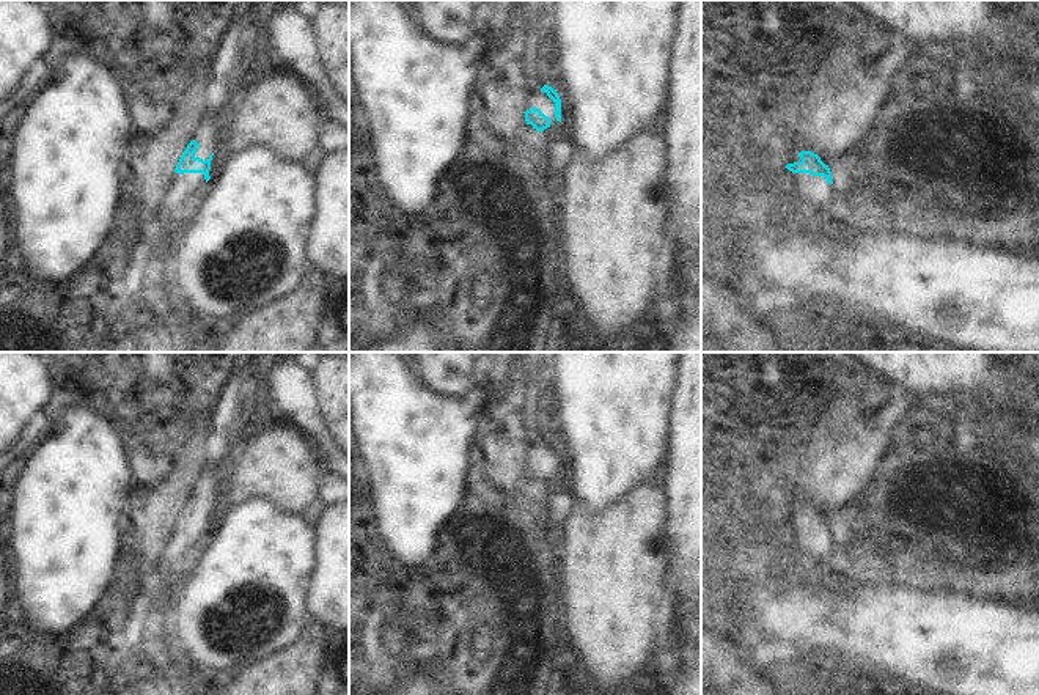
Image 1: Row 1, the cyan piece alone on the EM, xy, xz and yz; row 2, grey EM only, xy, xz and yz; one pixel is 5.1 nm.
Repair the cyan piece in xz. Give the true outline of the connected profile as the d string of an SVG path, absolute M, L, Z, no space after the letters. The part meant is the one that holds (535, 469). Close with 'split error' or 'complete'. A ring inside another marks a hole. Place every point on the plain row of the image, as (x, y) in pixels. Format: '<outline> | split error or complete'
M538 425L525 429L525 473L544 489L542 511L530 522L531 531L552 531L560 524L561 514L561 451Z | split error

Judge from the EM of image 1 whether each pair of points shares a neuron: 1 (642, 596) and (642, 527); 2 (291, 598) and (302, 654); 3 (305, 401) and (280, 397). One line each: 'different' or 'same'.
1: same
2: different
3: same

